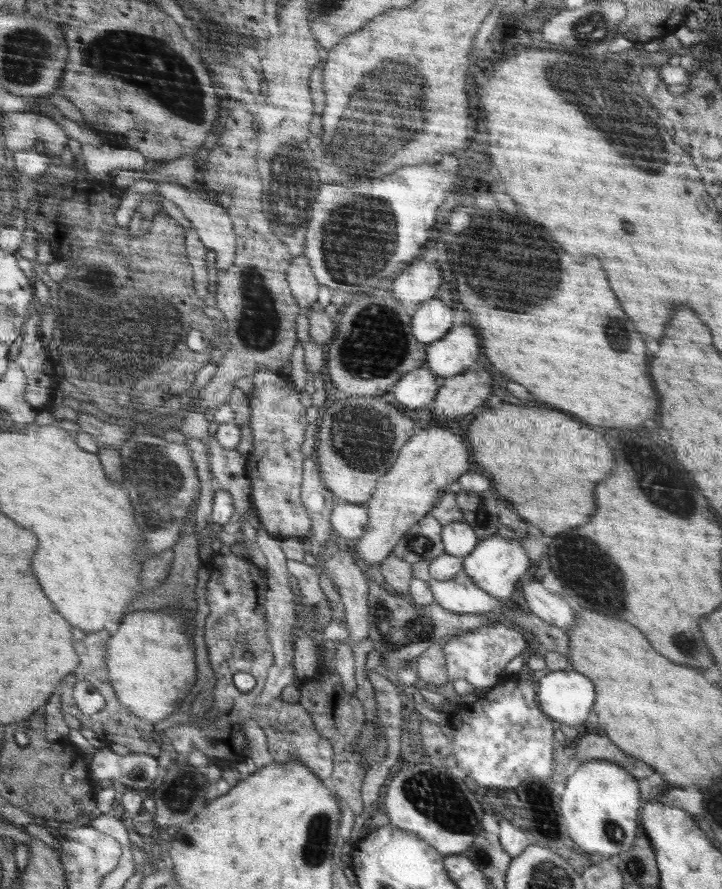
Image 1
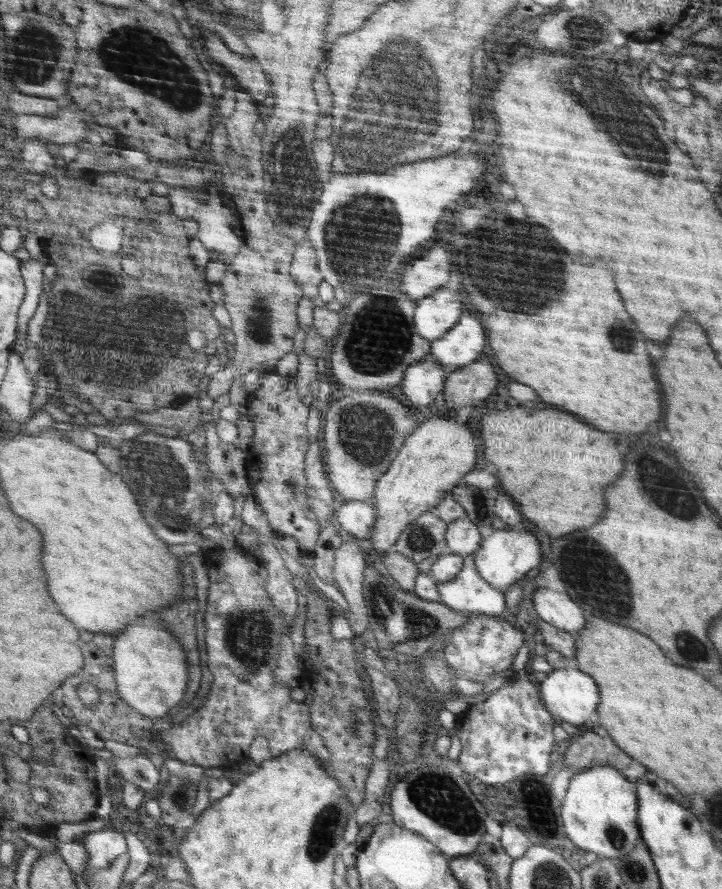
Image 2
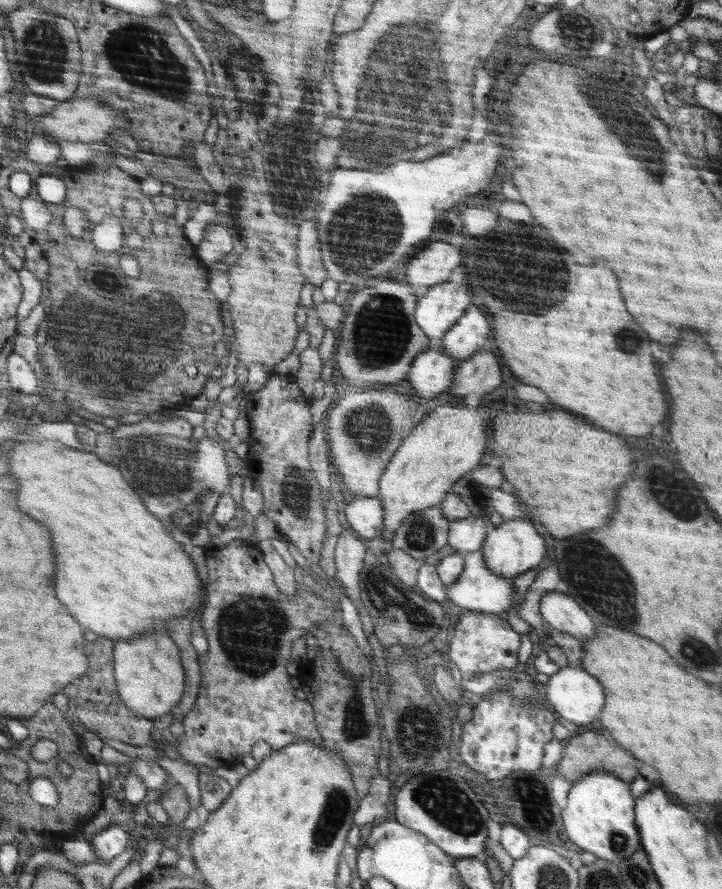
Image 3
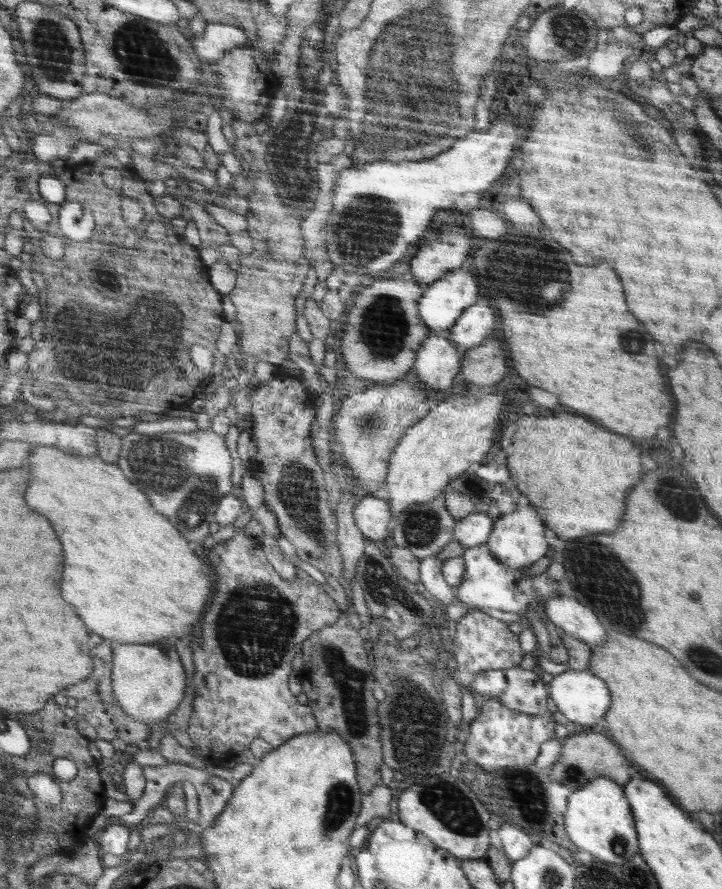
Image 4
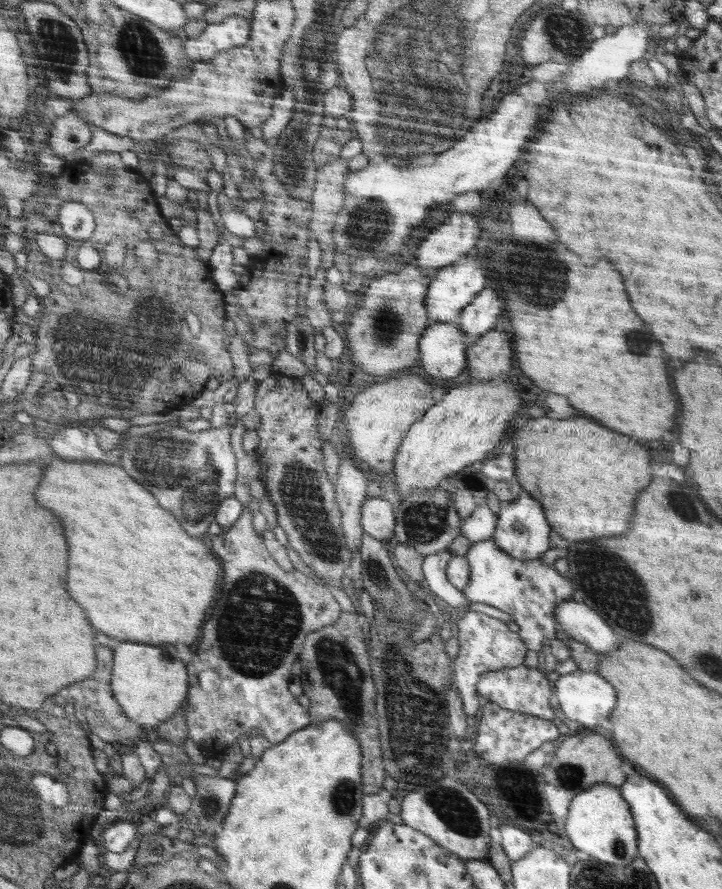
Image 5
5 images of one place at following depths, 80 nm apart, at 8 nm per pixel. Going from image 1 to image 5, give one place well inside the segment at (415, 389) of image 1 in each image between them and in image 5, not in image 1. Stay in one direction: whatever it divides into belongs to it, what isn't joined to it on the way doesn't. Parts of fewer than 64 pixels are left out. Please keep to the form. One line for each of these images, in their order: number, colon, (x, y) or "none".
2: (421, 384)
3: (432, 372)
4: (439, 360)
5: (445, 349)

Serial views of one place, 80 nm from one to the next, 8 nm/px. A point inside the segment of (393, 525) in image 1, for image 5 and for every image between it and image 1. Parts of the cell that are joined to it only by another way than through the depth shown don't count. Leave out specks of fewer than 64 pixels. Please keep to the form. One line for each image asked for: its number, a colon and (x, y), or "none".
2: (439, 452)
3: (439, 451)
4: (458, 431)
5: (462, 426)

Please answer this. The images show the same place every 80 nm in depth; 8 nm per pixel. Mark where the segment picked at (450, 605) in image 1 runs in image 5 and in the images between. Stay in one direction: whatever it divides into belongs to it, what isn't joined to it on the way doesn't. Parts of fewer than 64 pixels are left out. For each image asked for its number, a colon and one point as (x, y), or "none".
2: (467, 591)
3: (477, 589)
4: (488, 583)
5: (529, 590)

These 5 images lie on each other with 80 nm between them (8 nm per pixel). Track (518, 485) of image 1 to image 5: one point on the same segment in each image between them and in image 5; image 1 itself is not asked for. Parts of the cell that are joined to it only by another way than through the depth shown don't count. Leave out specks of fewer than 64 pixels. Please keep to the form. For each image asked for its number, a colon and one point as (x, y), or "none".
2: (555, 467)
3: (565, 471)
4: (579, 474)
5: (552, 457)

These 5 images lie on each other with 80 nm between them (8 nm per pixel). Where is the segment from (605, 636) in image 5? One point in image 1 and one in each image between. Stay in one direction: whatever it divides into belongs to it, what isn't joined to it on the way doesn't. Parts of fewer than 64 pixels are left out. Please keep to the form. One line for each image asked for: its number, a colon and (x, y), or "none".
1: (550, 607)
2: (553, 607)
3: (558, 609)
4: (576, 621)

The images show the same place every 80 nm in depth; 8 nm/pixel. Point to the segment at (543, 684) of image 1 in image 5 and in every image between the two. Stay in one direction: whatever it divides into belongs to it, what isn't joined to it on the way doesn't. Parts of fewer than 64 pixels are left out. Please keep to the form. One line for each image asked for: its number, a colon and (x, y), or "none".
2: (571, 695)
3: (575, 695)
4: (580, 696)
5: (585, 696)

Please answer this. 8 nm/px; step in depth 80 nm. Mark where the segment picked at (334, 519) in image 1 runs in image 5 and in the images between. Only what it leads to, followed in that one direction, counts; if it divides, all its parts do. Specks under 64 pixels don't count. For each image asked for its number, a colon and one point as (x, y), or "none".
2: (356, 517)
3: (365, 515)
4: (371, 514)
5: (377, 519)

